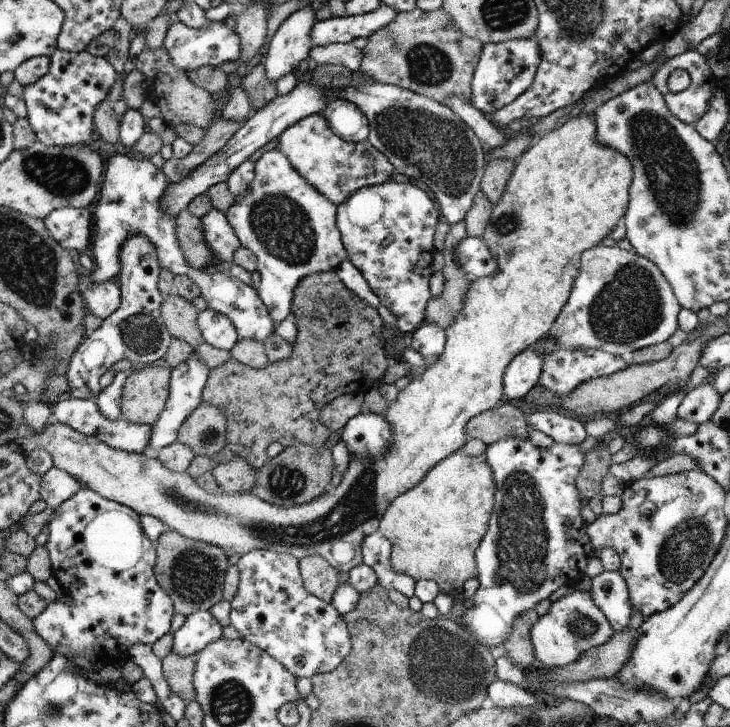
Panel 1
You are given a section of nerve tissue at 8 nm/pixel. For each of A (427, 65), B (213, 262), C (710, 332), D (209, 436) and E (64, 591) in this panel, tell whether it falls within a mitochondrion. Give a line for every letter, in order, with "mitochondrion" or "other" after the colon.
A: mitochondrion
B: other
C: other
D: mitochondrion
E: other

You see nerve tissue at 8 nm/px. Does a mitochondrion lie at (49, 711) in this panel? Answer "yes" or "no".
yes

